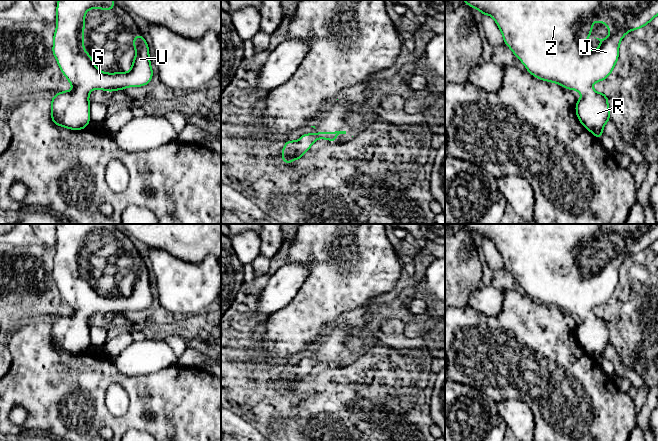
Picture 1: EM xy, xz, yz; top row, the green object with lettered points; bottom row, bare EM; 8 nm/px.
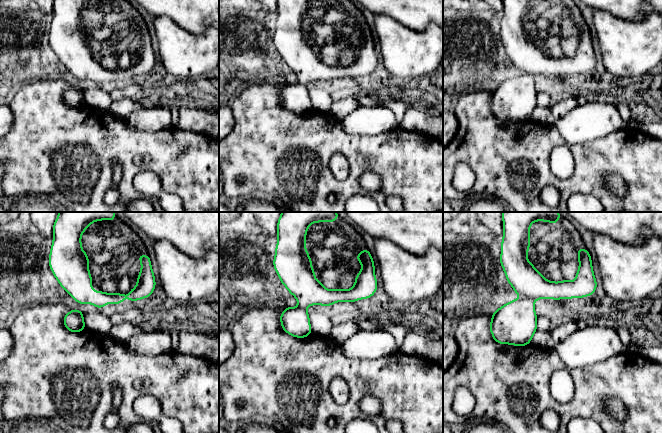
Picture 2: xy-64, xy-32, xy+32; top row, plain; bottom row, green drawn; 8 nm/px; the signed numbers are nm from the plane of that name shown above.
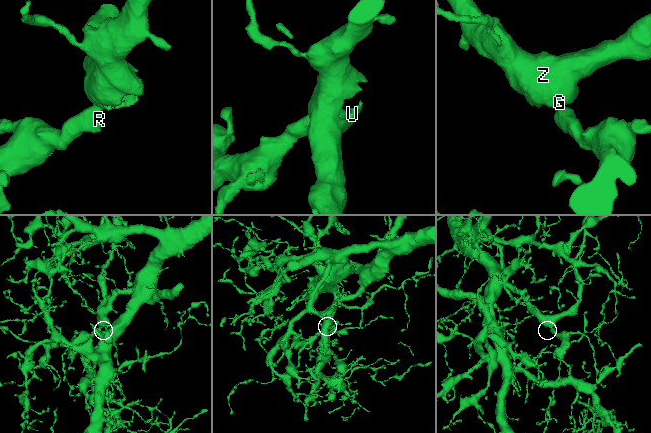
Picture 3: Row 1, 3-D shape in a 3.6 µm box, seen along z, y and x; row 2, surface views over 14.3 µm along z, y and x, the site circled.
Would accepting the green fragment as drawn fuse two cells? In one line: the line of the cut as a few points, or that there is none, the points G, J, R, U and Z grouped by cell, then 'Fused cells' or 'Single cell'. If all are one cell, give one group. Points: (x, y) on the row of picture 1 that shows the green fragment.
No split. Groups: G J R U Z. Single cell

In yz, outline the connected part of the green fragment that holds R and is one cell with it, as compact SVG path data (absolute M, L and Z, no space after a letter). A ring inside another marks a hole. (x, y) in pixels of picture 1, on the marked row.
M462 0L464 3L468 4L471 8L477 9L482 15L491 16L496 22L498 28L500 29L504 43L511 49L513 54L523 63L526 67L527 72L532 74L534 77L539 78L543 81L548 81L551 83L557 83L562 87L569 90L576 90L582 96L577 100L575 111L578 120L581 124L590 131L596 138L600 139L603 135L603 129L605 124L610 121L610 110L608 105L608 97L603 93L597 93L592 85L599 81L604 81L613 71L617 60L619 58L619 46L622 38L628 33L636 29L645 27L649 22L651 22L658 15L658 0ZM593 21L597 23L604 23L608 30L609 36L607 38L599 39L600 46L596 50L590 50L587 48L587 39L590 38L592 28L594 26Z

